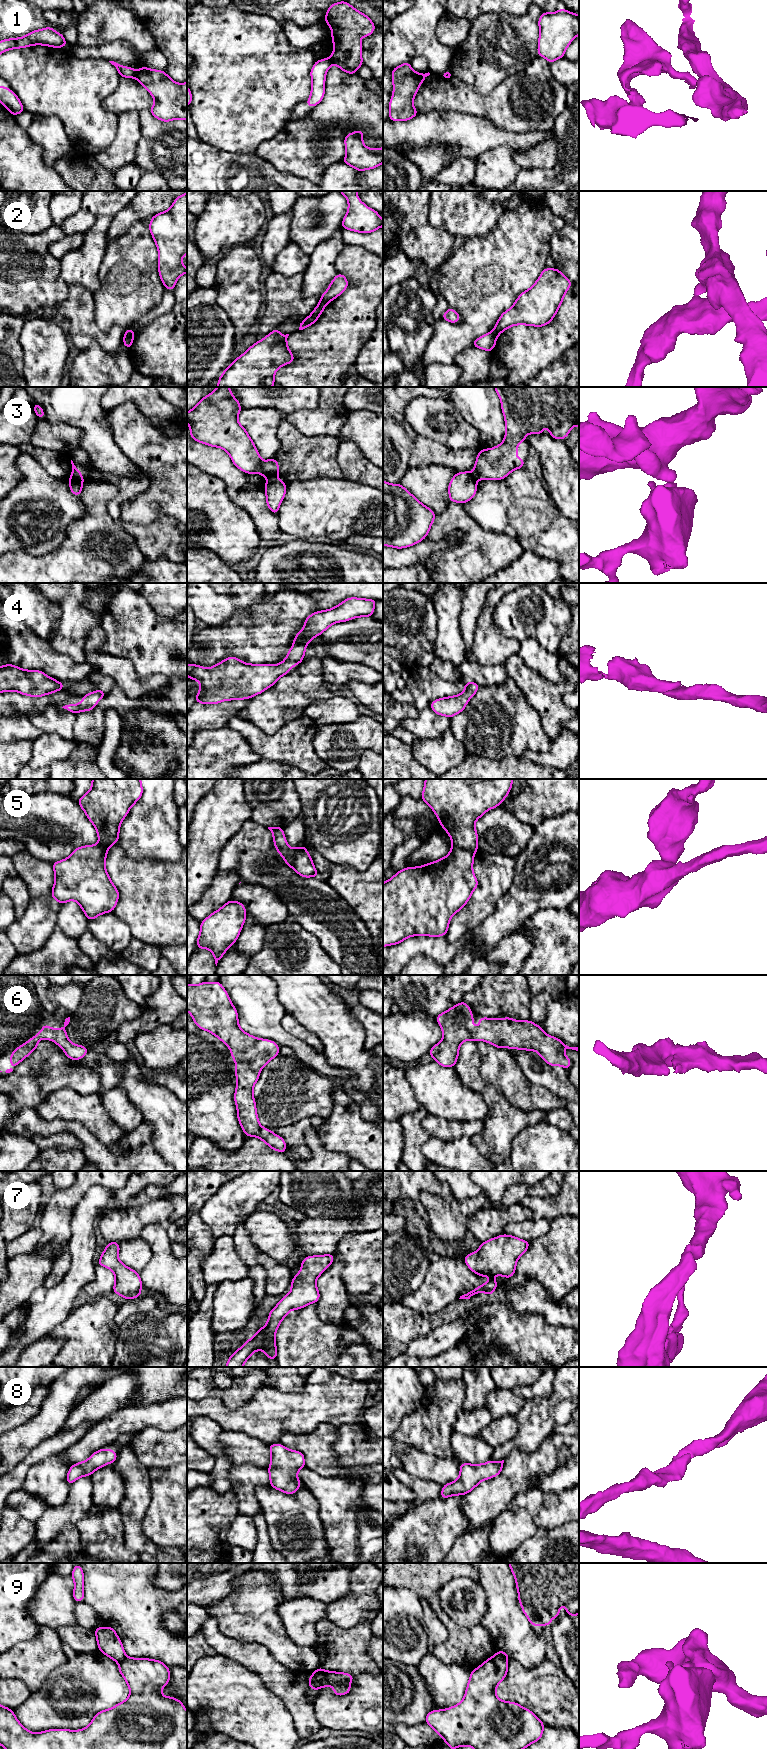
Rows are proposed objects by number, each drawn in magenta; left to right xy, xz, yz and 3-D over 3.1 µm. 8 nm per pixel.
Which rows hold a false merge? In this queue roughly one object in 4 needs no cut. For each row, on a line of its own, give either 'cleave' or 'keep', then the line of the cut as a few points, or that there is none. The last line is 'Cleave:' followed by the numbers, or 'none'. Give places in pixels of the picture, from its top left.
1: cleave | xy (136, 72), (134, 77)
2: cleave | xz (320, 300), (326, 303)
3: cleave | xz (268, 478), (277, 479)
4: keep | no cut
5: cleave | yz (452, 845), (474, 852)
6: keep | no cut
7: keep | no cut
8: keep | no cut
9: cleave | xz (310, 1676), (321, 1687)
Cleave: 1, 2, 3, 5, 9

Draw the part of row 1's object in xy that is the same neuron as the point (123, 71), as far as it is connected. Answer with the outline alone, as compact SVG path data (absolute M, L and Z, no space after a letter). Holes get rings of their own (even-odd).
M109 61L118 70L120 77L135 78L136 71L134 68L122 66L114 61Z

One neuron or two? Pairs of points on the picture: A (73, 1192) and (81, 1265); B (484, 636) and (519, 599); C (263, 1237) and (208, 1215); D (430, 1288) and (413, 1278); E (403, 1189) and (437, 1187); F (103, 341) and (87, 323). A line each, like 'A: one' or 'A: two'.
A: two
B: two
C: two
D: two
E: one
F: one

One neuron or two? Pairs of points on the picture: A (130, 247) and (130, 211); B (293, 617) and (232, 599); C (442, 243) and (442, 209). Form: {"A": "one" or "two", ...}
{"A": "two", "B": "two", "C": "two"}

